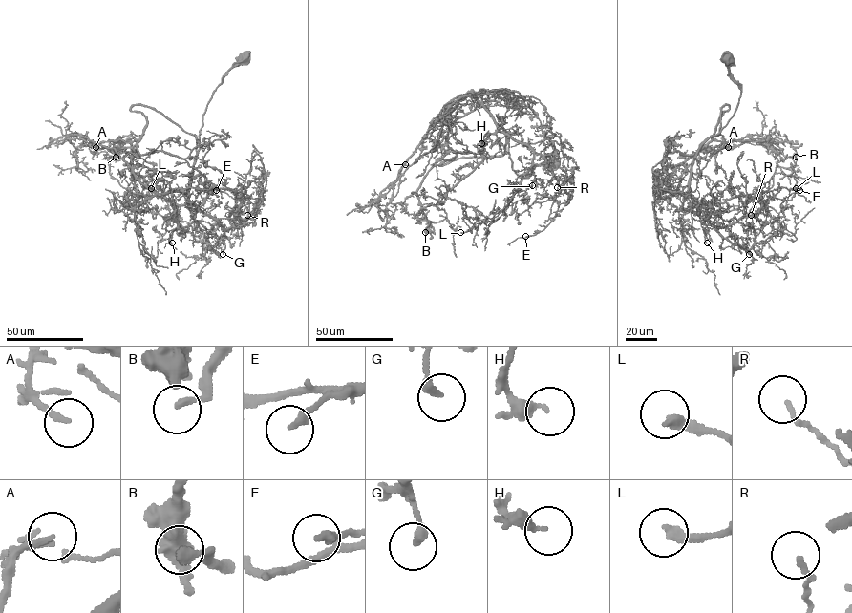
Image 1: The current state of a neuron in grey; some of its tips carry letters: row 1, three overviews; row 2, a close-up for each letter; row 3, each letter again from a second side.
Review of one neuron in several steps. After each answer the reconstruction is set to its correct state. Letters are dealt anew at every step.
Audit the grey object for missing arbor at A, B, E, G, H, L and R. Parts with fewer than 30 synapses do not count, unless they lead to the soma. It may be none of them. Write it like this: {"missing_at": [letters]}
{"missing_at": []}

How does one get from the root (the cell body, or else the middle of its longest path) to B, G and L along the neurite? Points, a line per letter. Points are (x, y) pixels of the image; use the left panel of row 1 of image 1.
B: (244, 59), (224, 74), (207, 105), (185, 203), (128, 192), (110, 173), (108, 161), (118, 160), (116, 157)
G: (244, 59), (224, 74), (207, 105), (188, 192), (188, 199), (223, 228), (225, 247), (223, 254)
L: (244, 59), (224, 74), (207, 105), (187, 200), (138, 197), (164, 218), (176, 216), (151, 188)

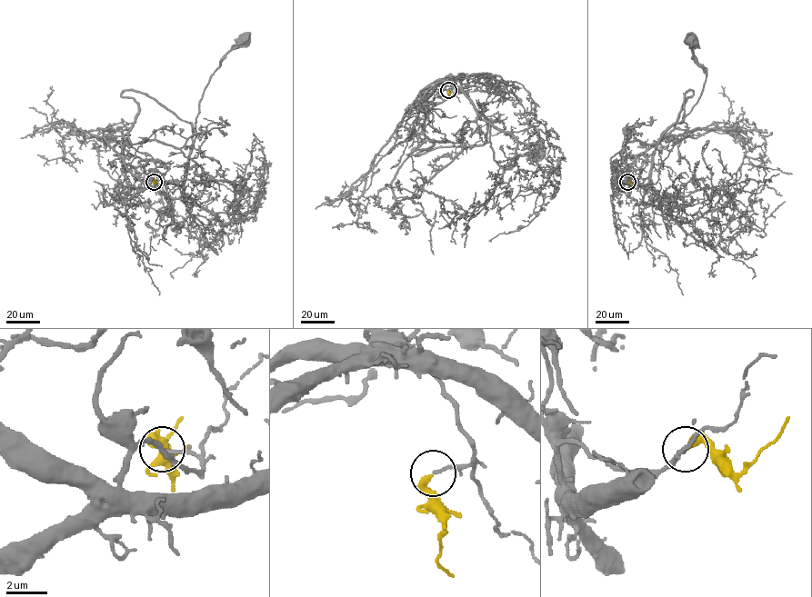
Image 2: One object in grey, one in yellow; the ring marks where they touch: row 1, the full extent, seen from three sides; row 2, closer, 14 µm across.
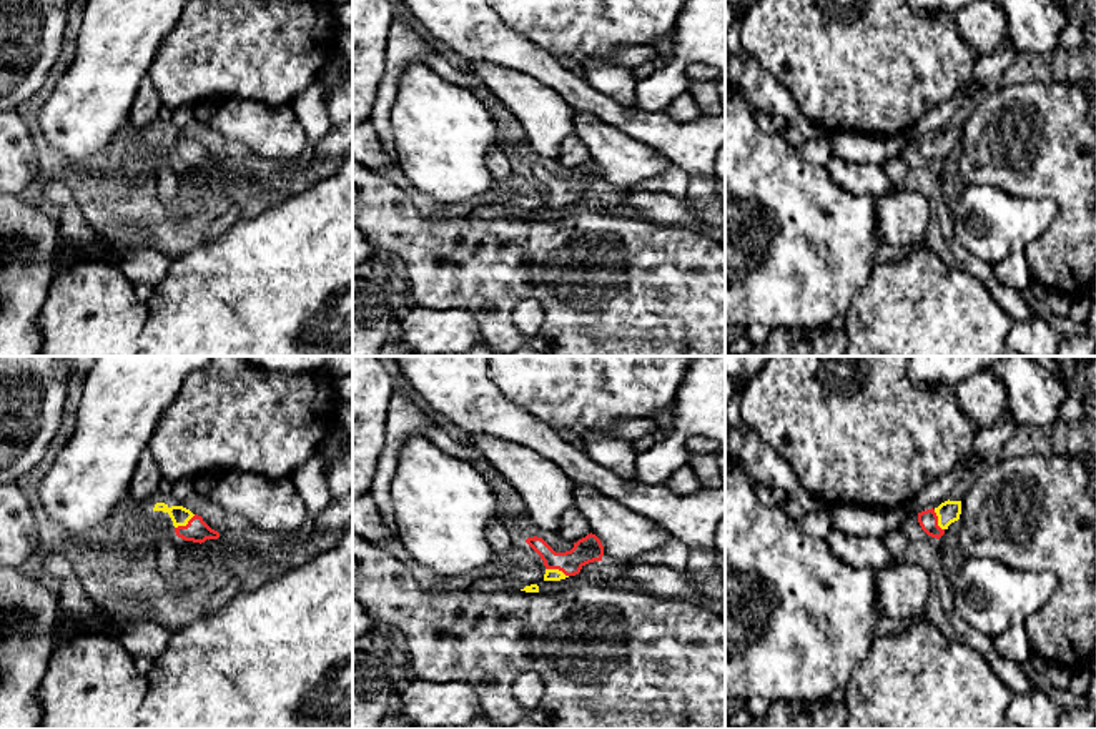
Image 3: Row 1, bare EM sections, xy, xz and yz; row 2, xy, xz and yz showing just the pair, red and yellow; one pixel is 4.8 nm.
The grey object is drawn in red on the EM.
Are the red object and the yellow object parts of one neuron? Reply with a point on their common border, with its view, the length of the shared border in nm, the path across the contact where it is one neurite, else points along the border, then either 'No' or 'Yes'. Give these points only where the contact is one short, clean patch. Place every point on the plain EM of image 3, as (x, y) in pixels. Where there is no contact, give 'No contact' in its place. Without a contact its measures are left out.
Touches red at xz (557, 195). Shared border 120 nm. Path across: xz (587, 177), (557, 195), (551, 202). Yes

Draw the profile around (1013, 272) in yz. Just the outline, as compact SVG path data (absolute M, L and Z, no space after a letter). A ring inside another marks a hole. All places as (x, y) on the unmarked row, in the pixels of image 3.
M1015 253L1005 258L1001 263L993 266L993 273L1003 286L1018 293L1031 290L1036 283L1023 253Z

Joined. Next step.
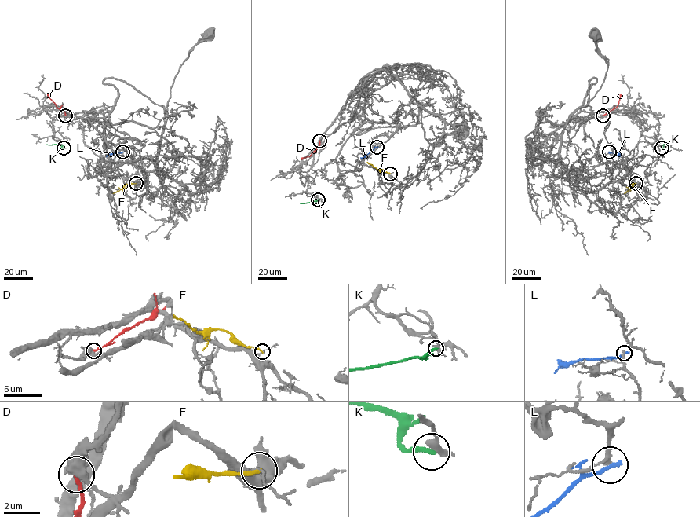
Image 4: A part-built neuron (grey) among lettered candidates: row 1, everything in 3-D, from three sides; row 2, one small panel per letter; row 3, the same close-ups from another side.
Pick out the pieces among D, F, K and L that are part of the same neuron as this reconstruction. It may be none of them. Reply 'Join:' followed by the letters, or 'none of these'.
Join: none of these

